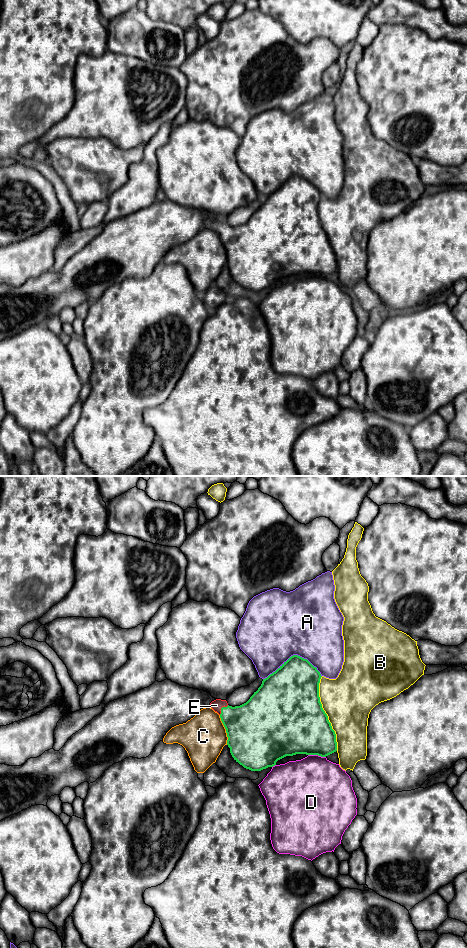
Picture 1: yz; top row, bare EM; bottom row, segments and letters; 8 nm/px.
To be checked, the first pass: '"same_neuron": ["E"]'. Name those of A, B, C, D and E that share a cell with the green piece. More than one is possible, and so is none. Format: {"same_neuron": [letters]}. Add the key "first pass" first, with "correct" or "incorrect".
{"first pass": "correct", "same_neuron": ["E"]}

